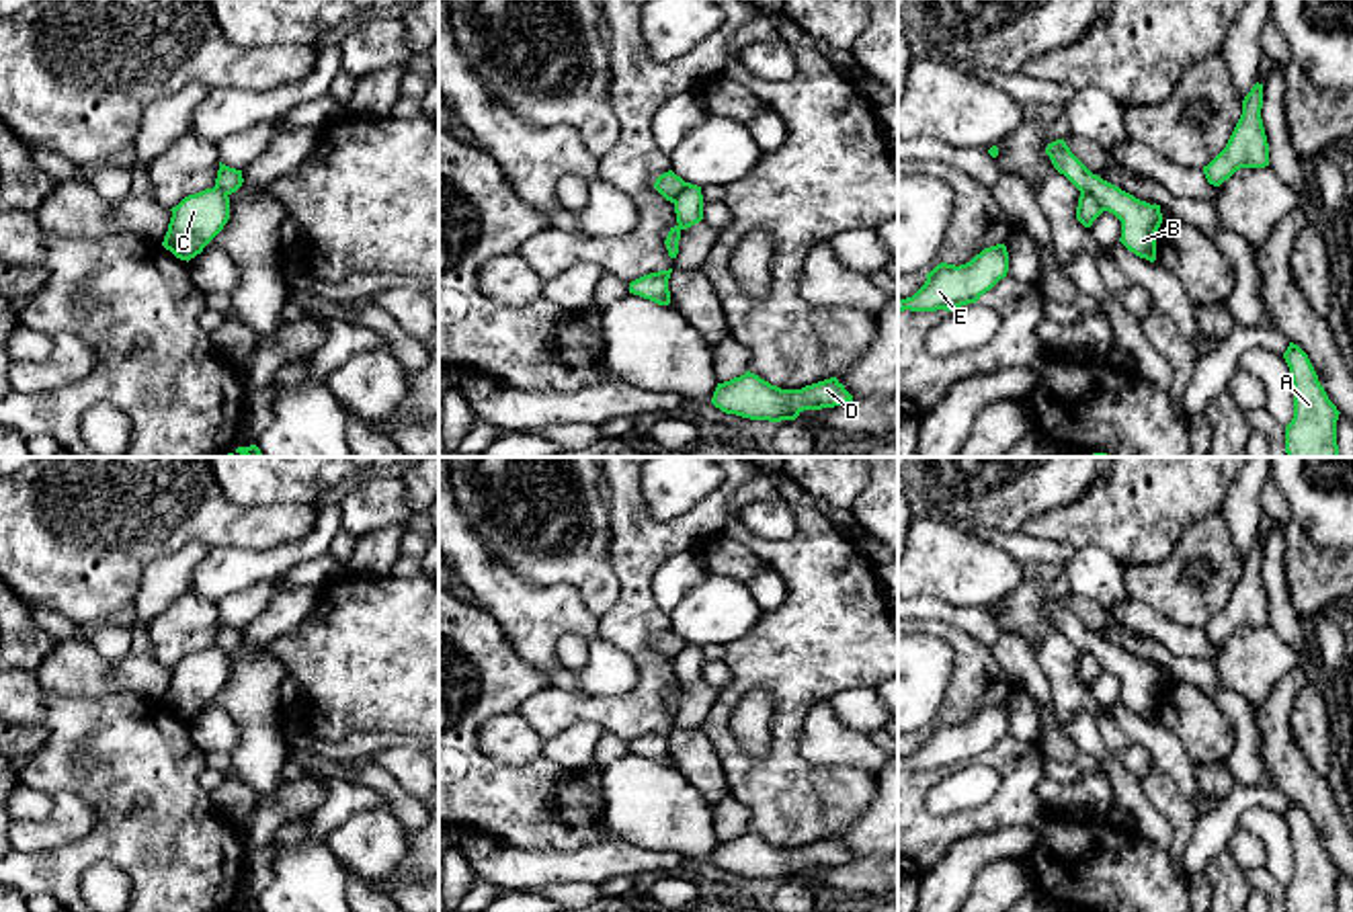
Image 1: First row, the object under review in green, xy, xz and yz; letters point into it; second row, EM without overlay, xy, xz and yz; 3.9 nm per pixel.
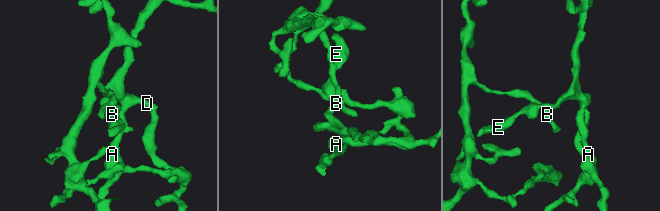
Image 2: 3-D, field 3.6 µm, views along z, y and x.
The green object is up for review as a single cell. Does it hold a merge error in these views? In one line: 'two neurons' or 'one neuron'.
two neurons

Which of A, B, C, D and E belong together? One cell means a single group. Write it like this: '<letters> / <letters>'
A C D E / B

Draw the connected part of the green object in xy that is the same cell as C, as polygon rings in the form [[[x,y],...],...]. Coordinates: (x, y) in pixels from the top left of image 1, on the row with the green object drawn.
[[[217,186],[184,197],[170,209],[172,217],[162,246],[180,260],[191,260],[223,230],[230,197]]]

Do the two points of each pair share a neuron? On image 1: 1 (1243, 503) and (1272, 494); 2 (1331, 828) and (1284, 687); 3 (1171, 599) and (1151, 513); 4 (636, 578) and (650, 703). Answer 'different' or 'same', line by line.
1: different
2: same
3: different
4: same

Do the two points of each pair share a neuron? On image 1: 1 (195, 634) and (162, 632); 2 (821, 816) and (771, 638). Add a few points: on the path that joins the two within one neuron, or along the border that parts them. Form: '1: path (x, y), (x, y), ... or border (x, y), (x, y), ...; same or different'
1: path (187, 632), (171, 632); same
2: path (788, 771), (788, 683); same

